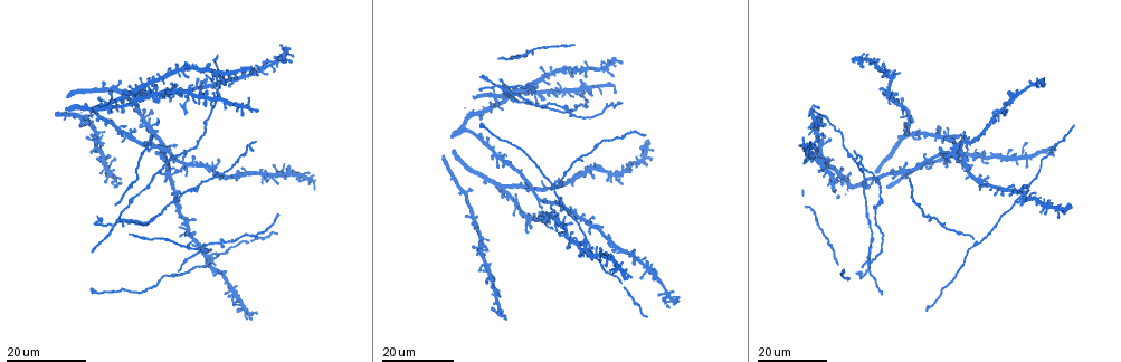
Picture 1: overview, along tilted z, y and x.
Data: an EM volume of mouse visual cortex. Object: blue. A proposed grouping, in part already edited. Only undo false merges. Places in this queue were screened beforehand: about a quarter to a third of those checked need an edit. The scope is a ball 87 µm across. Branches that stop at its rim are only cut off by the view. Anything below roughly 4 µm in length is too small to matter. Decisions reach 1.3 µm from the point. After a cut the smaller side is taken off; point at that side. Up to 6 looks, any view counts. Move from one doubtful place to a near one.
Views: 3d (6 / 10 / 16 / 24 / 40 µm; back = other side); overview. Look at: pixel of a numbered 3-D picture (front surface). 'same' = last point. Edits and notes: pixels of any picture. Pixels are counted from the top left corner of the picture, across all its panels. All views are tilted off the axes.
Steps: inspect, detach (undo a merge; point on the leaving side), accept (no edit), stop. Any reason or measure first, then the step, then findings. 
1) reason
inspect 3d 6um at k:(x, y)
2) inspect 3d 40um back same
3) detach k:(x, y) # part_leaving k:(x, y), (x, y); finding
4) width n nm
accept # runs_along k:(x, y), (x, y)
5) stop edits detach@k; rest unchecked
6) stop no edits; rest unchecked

branch point
inspect 3d 16um at 1:(555, 189)

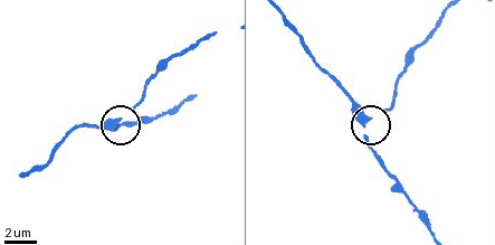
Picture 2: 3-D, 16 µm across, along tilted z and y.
inspect 3d 6um at 2:(113, 121)

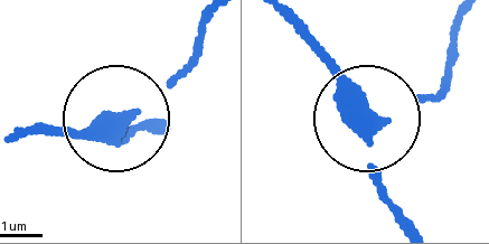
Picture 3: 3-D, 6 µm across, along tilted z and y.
accept # runs_along 3:(403, 224), (379, 180), (369, 124), (302, 31); one neuron here

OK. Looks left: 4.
three-way junction
inspect 3d 16um at 1:(907, 109)

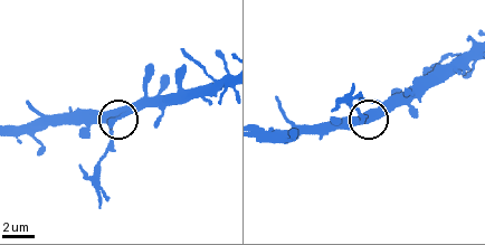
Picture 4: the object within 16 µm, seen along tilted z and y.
inspect 3d 6um at 4:(359, 121)

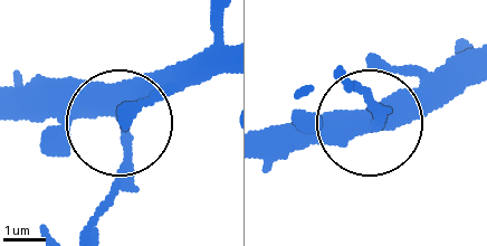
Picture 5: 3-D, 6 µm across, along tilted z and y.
side_arm 6 um; arms 3
detach 5:(123, 180) # two neurons meet here

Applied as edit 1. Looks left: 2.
three arms meet
inspect 3d 16um at 1:(1024, 192)

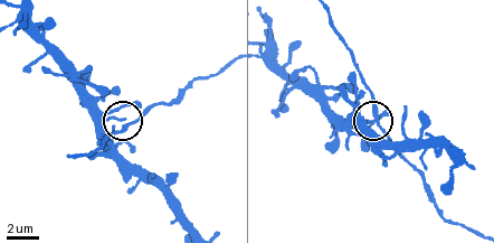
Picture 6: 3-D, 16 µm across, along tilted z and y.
inspect 3d 6um at 6:(379, 119)

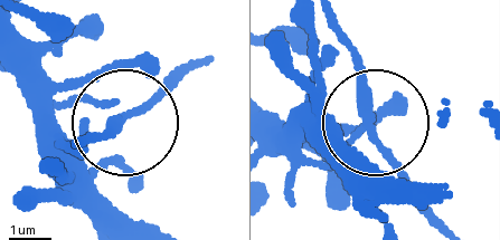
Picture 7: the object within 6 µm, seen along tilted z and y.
accept # one neuron here

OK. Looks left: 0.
stop edits detach@5; rest unchecked

